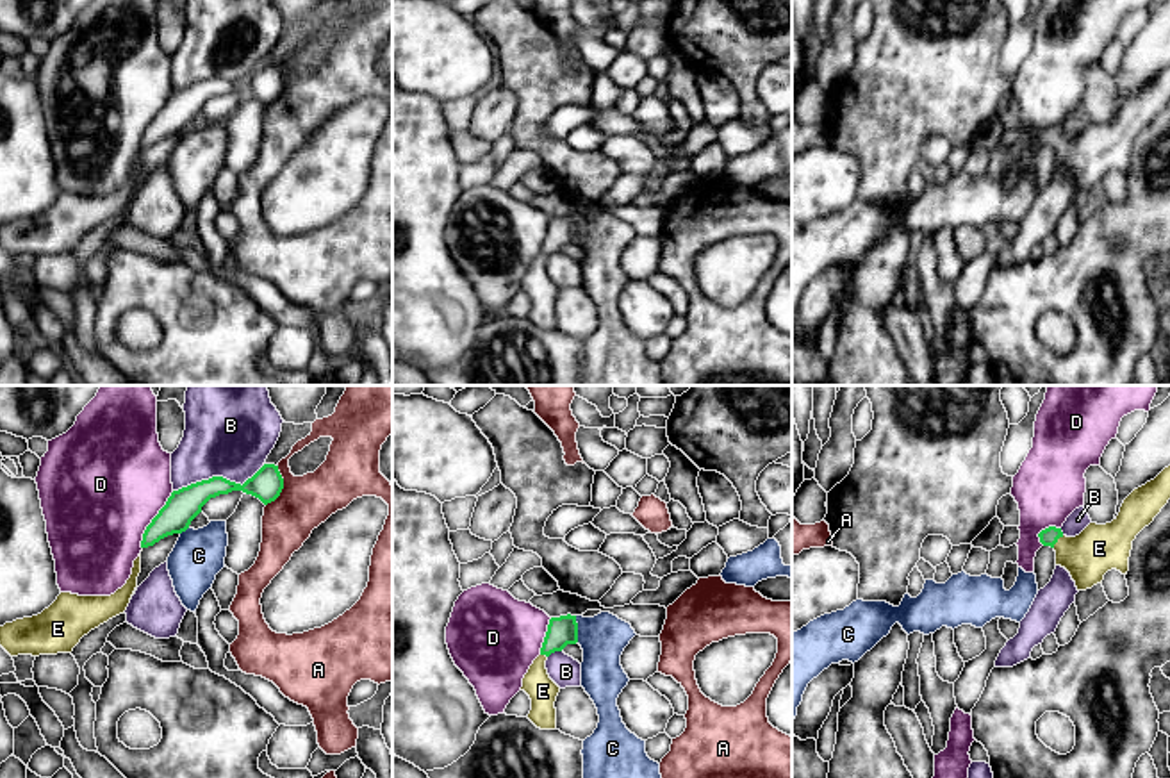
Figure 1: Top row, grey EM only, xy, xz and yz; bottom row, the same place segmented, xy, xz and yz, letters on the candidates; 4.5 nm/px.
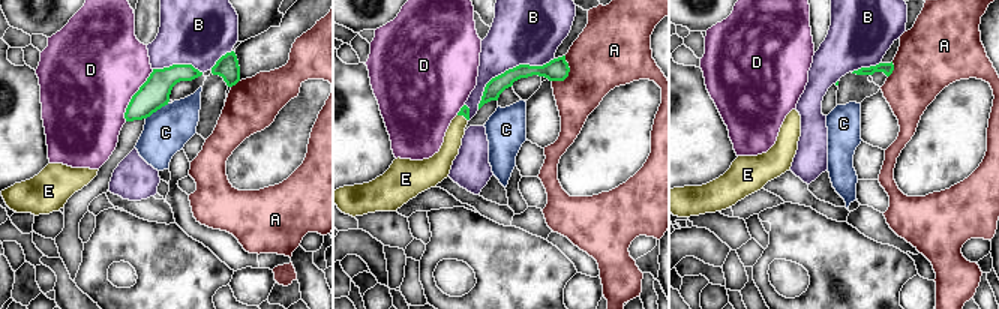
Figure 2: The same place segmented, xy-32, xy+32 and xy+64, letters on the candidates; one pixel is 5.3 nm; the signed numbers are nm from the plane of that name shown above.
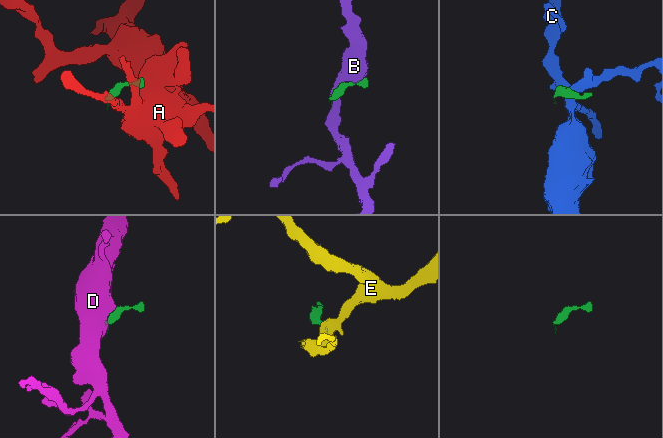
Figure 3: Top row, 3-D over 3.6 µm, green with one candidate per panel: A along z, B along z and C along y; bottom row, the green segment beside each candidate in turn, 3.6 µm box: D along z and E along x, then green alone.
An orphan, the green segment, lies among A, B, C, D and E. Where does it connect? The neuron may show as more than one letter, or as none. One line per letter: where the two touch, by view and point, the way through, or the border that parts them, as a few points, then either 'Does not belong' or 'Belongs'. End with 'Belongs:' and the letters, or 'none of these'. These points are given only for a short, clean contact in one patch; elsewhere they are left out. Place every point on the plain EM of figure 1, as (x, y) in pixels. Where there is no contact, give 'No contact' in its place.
A: Touches green at xy (282, 88). Boundary: xy (279, 66), (282, 91), (266, 106). Does not belong
B: Touches green at xy (218, 77). Does not belong
C: Touches green at xz (576, 229). Boundary: xz (575, 216), (578, 241). Does not belong
D: Touches green at xy (152, 120). Boundary: xy (173, 91), (147, 127), (141, 148). Does not belong
E: Touches green at yz (1056, 141). Path across: yz (1049, 136), (1056, 141), (1067, 148), (1099, 148). Belongs
Belongs: E

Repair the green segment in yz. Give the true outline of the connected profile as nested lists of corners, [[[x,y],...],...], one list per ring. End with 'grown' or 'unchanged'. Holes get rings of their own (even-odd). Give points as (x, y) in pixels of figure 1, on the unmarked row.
[[[1170,66],[1154,80],[1134,89],[1118,116],[1106,125],[1090,123],[1079,136],[1067,137],[1049,127],[1038,134],[1043,146],[1056,152],[1056,166],[1065,168],[1077,191],[1102,184],[1111,170],[1127,175],[1133,141],[1149,127],[1170,100]]]; grown

